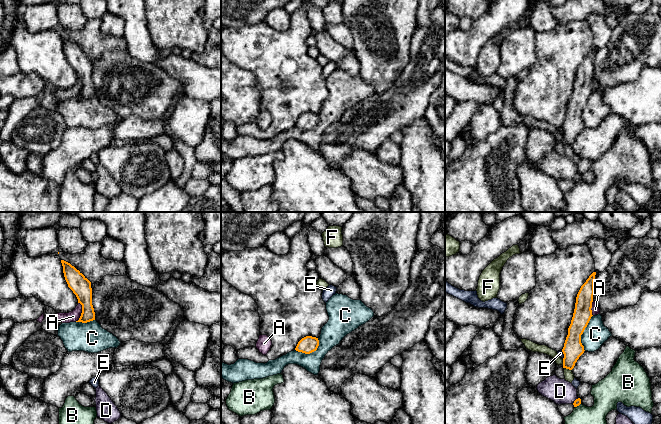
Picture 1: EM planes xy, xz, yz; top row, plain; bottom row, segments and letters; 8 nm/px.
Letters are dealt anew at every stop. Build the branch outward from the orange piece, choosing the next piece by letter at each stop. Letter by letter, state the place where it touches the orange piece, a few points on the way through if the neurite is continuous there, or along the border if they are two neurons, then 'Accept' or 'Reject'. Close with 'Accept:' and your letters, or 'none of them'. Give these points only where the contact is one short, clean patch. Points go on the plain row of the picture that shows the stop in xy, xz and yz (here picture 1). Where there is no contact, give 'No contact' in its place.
A: Touches orange at xy (82, 88). Reject
B: Touches orange at yz (577, 181). Reject
C: Touches orange at yz (582, 109). Boundary: yz (592, 91), (581, 111), (581, 120), (584, 126). Reject
D: Touches orange at yz (575, 176). Boundary: yz (578, 174), (572, 179). Reject
E: Touches orange at yz (563, 129). Boundary: yz (561, 126), (563, 134). Reject
F: Touches orange at yz (568, 144). Boundary: yz (564, 143), (571, 146). Reject
Accept: none of them

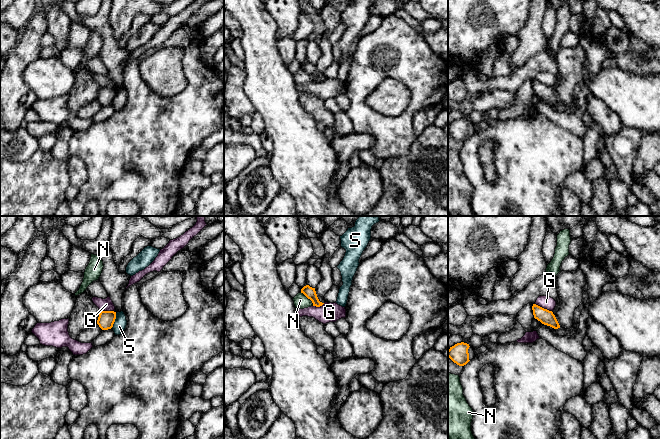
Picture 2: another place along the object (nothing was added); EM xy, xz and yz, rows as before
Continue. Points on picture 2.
G: Touches orange at yz (543, 84). Boundary: yz (535, 79), (551, 87). Reject
N: Touches orange at xz (308, 74). Reject
S: Touches orange at xy (114, 96). Reject
Accept: none of them

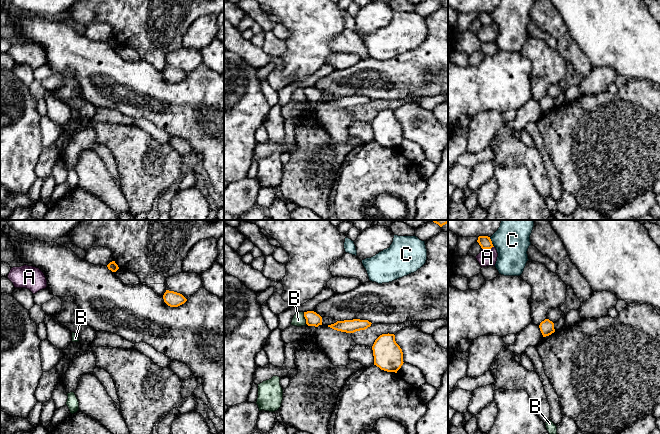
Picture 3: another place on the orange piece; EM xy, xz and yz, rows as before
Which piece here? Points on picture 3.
A: Touches orange at yz (487, 24). Boundary: yz (493, 22), (482, 25). Reject
B: Touches orange at xz (305, 94). Boundary: xz (303, 88), (307, 100). Reject
C: Touches orange at yz (491, 18). Reject
Accept: none of them

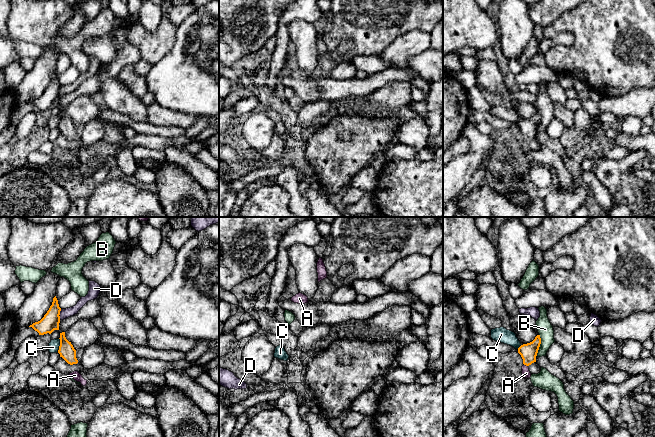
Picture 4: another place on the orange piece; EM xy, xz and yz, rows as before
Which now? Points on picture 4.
A: Touches orange at yz (526, 141). Path across: yz (528, 128), (526, 141), (526, 149). Accept
B: Touches orange at yz (539, 121). Reject
C: Touches orange at xy (60, 121). Reject
D: Touches orange at xy (59, 90). Reject
Accept: A

